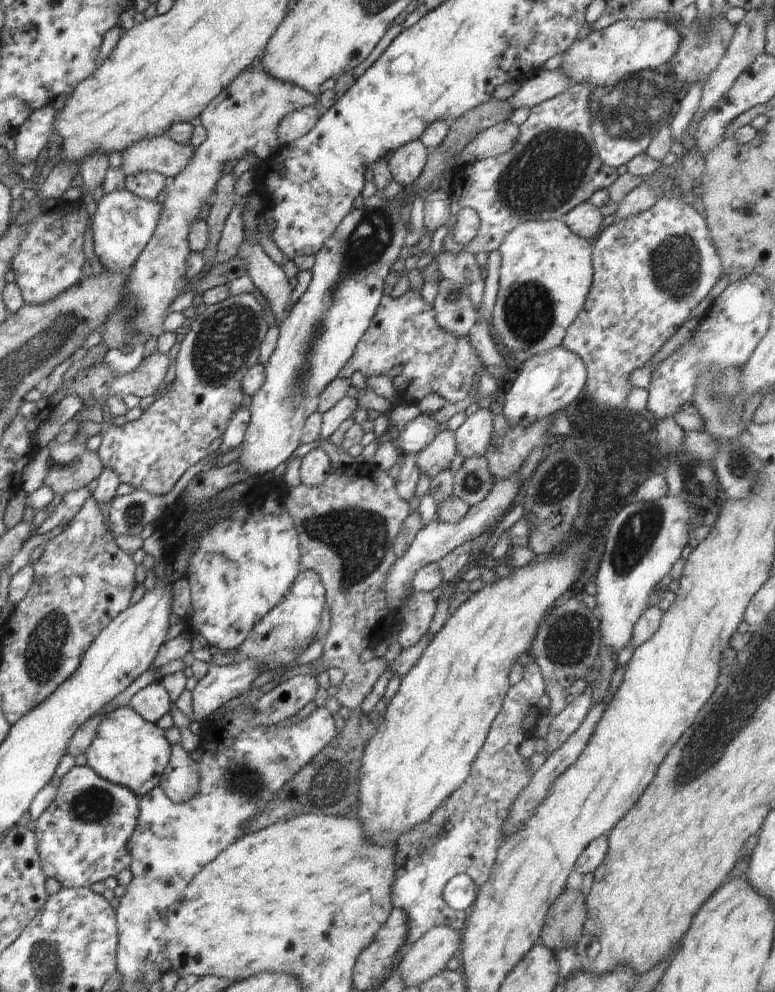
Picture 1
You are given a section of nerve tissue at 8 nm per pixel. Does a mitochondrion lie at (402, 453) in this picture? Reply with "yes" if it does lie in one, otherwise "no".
no

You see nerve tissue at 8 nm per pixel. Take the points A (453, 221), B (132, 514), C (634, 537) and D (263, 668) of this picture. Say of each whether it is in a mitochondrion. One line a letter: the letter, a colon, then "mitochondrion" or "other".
A: other
B: mitochondrion
C: mitochondrion
D: other

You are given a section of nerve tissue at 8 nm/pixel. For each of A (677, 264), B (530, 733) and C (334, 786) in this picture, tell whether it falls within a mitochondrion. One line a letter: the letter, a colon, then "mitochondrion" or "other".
A: mitochondrion
B: other
C: mitochondrion

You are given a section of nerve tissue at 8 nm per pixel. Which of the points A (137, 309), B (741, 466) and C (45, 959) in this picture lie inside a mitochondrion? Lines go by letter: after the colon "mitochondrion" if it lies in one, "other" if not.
A: mitochondrion
B: mitochondrion
C: mitochondrion

